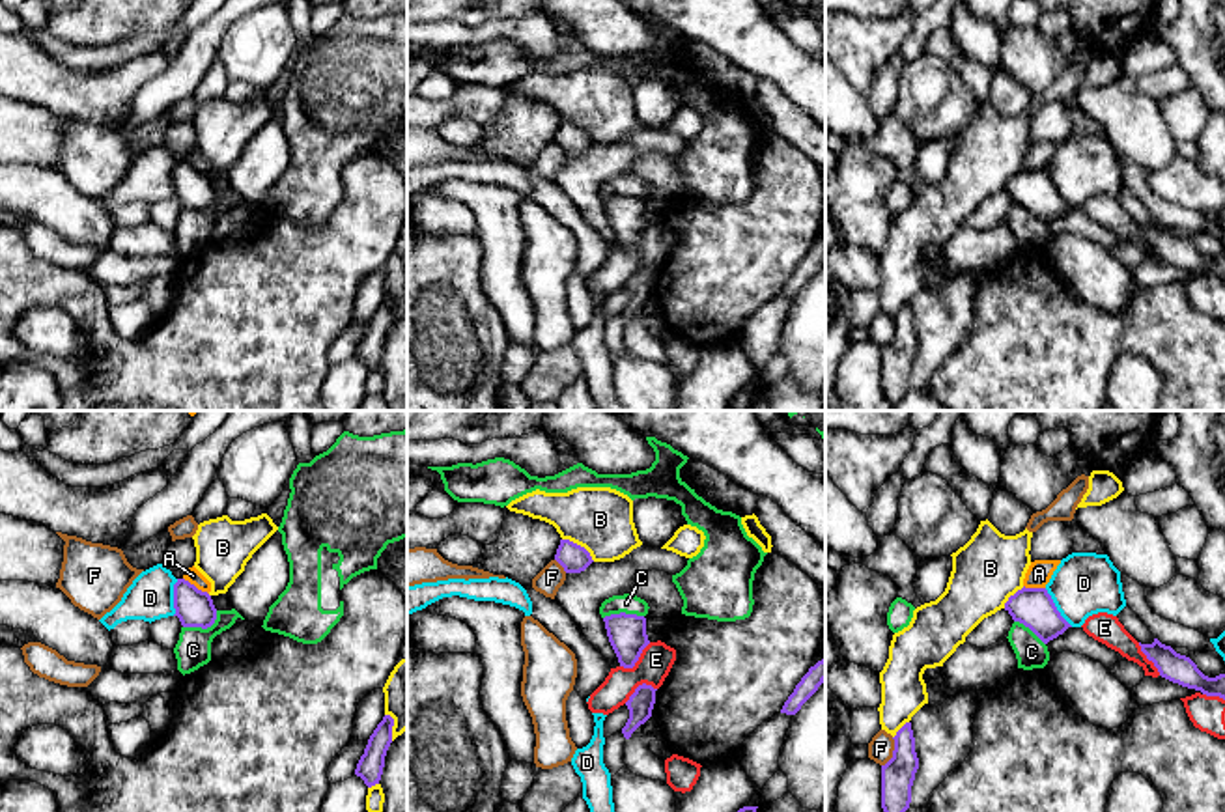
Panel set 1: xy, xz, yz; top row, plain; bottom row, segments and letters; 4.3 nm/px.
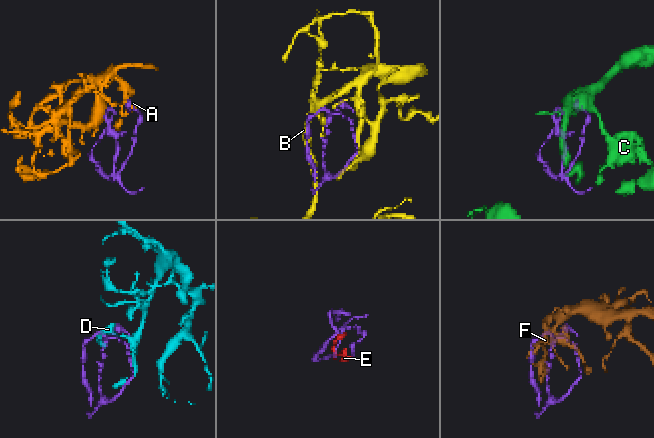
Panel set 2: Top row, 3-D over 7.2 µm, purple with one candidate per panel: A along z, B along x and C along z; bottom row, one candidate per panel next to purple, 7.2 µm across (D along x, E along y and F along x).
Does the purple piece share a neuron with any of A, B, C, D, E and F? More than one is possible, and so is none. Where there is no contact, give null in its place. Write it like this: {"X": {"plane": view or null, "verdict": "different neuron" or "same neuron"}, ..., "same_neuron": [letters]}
{"A": {"plane": "xy", "verdict": "different neuron"}, "B": {"plane": "xz", "verdict": "different neuron"}, "C": {"plane": "xy", "verdict": "different neuron"}, "D": {"plane": "yz", "verdict": "different neuron"}, "E": {"plane": "xz", "verdict": "different neuron"}, "F": {"plane": "yz", "verdict": "different neuron"}, "same_neuron": []}

